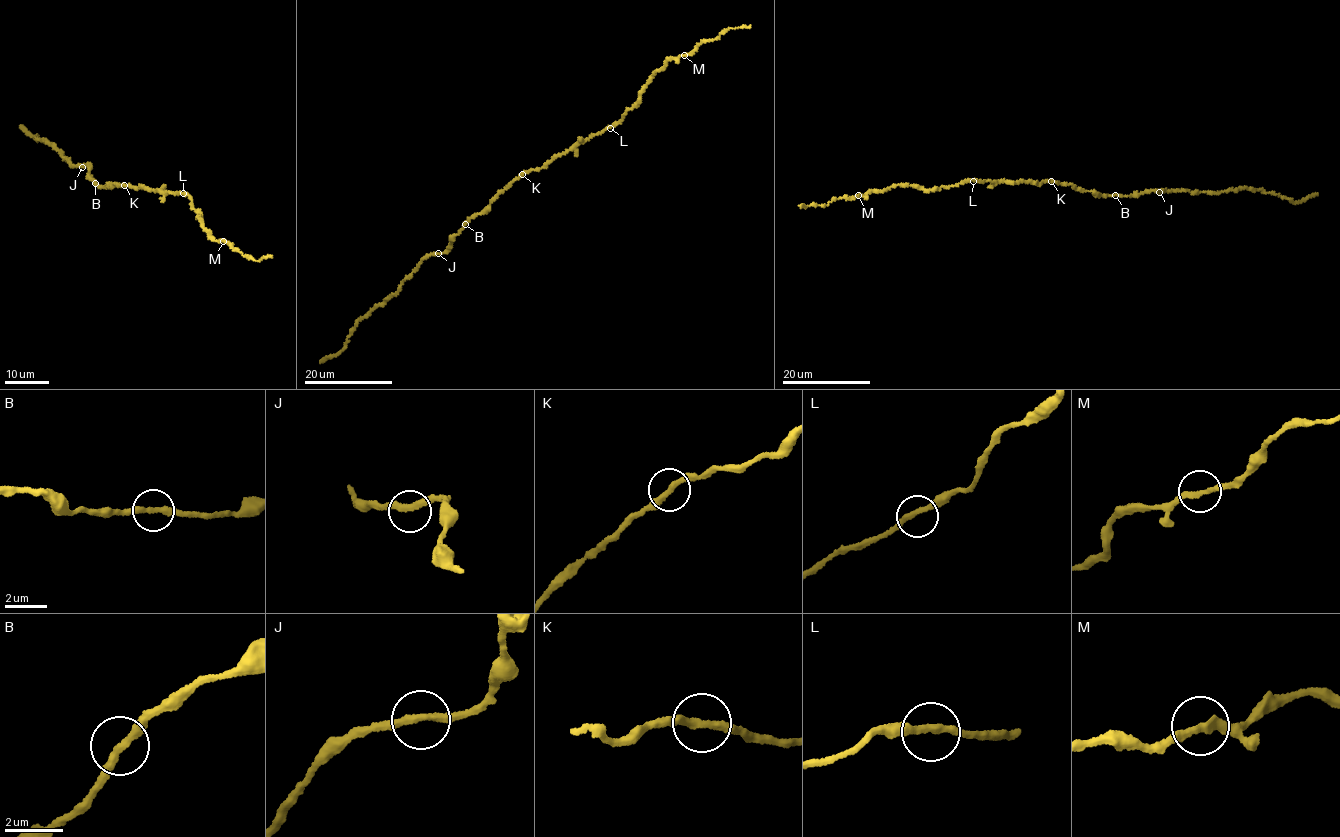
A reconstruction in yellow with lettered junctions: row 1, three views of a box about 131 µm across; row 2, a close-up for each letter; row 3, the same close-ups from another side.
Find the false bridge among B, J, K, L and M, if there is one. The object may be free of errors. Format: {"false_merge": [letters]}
{"false_merge": []}

